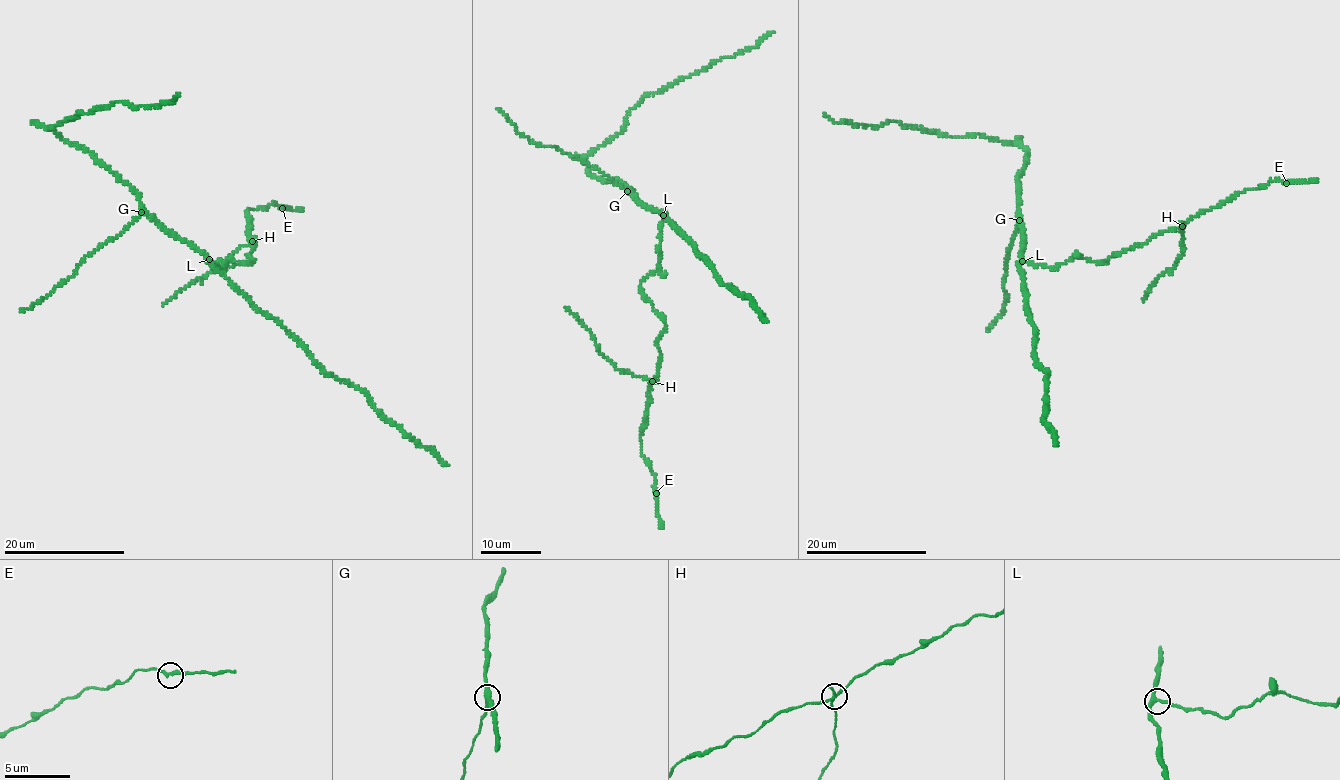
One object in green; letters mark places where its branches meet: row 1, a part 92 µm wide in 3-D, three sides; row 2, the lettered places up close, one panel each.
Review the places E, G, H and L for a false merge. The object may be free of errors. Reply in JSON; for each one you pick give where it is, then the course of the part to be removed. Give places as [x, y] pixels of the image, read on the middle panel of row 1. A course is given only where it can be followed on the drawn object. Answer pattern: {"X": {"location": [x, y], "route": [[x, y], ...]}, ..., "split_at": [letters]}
{"H": {"location": [652, 381], "route": [[653, 382], [616, 367], [600, 352], [589, 330], [564, 306]]}, "split_at": ["H"]}

